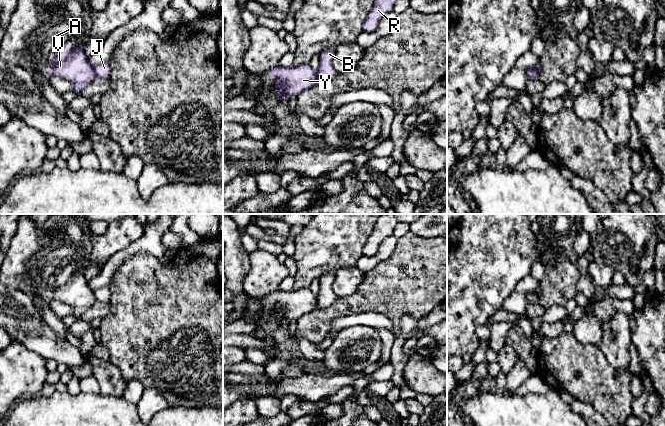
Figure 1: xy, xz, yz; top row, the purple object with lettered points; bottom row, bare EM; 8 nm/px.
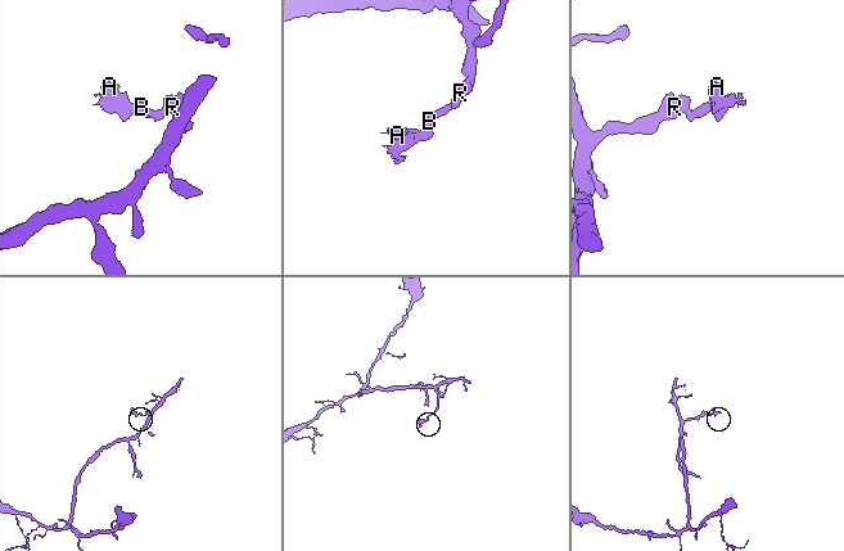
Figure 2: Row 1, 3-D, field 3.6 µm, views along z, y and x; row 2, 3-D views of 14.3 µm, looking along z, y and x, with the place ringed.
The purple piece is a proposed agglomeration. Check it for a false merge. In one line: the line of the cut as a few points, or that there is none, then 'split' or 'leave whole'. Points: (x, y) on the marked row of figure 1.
cut in xy along (92, 67), (97, 77); split

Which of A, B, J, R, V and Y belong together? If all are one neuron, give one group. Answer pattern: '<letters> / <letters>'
A V Y / B J R

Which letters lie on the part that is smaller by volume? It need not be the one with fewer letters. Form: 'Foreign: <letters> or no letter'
Foreign: A, V, Y

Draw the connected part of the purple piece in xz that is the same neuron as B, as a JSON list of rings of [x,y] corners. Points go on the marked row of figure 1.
[[[336,47],[329,48],[320,54],[320,67],[317,75],[317,84],[329,83],[337,72],[332,66],[332,61],[335,56]]]

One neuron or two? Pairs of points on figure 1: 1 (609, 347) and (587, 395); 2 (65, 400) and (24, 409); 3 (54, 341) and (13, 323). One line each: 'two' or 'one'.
1: two
2: one
3: one

